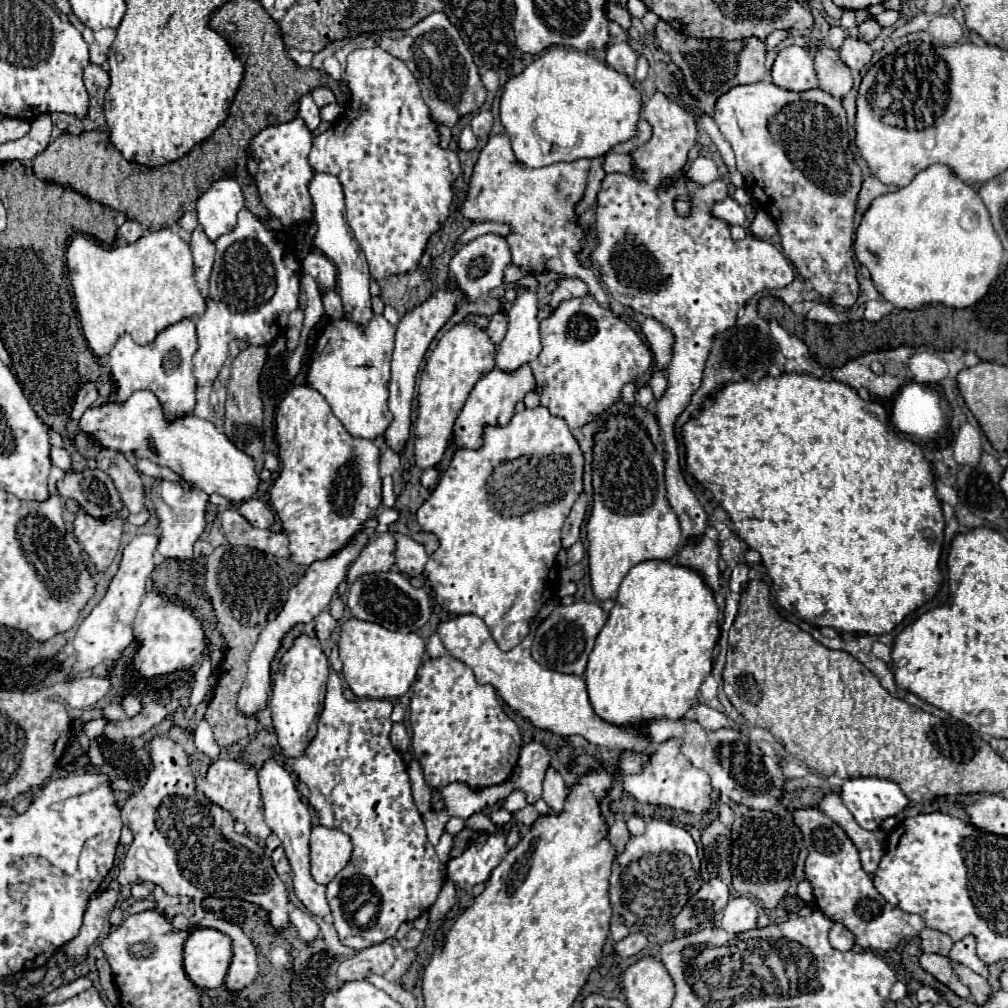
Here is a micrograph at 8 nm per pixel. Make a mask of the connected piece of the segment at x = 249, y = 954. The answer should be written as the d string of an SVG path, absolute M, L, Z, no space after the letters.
M208 915L204 917L200 923L200 927L212 925L214 929L226 933L232 939L232 963L230 969L226 973L226 983L224 987L228 991L242 991L244 987L248 987L258 973L258 963L256 963L256 949L252 945L252 941L244 935L244 931L238 925L232 925L224 919L218 919L216 915Z

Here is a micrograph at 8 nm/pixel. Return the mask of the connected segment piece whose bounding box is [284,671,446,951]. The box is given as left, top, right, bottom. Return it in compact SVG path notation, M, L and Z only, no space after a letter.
M330 671L324 709L318 719L318 733L304 749L302 757L286 757L284 763L300 781L308 785L308 801L320 815L320 825L340 829L352 839L352 857L348 865L326 885L326 899L332 907L334 927L340 941L354 951L362 951L370 945L392 939L400 923L418 919L434 905L446 879L446 865L436 857L436 851L426 837L422 815L418 813L410 793L406 765L390 743L392 703L388 699L366 697L352 703L344 699L342 689L344 683L340 675Z

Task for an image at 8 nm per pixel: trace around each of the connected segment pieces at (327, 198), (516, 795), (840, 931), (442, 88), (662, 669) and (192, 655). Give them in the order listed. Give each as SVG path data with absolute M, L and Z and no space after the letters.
M316 173L310 183L310 195L314 201L314 219L318 225L314 247L318 247L338 267L338 289L340 289L338 295L342 297L344 319L348 319L356 325L366 325L374 317L372 303L370 303L370 291L368 291L370 271L368 271L368 263L364 259L364 253L362 253L362 249L360 249L360 245L358 245L358 241L356 241L356 237L344 217L342 185L334 175Z
M520 789L512 791L512 793L504 799L504 809L508 809L510 813L514 813L514 811L518 811L518 809L526 807L526 805L528 805L526 795L524 795L524 791L520 791Z
M834 923L832 925L832 929L828 933L828 939L830 939L830 945L834 949L840 949L840 951L848 951L848 949L854 947L852 933L844 925L840 925L840 923Z
M444 13L428 15L410 31L412 35L408 33L402 39L382 39L380 47L396 59L402 59L412 71L412 75L418 79L422 97L430 107L434 121L440 125L454 127L462 115L478 111L486 101L486 89L480 81L472 53L464 45L458 29L448 21Z
M642 561L628 571L618 589L618 599L606 625L596 637L584 673L594 713L618 727L644 725L654 719L682 719L696 701L700 683L712 671L712 651L720 635L718 605L704 579L670 561Z
M154 589L146 593L138 609L134 621L134 637L140 643L134 655L134 671L146 679L194 667L208 645L208 639L202 631L202 623L188 609L182 609L176 599L164 597Z

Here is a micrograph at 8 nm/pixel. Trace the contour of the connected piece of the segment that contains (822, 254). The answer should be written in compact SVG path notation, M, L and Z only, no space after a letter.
M764 79L752 85L736 85L728 93L720 95L714 105L714 121L734 149L736 167L744 175L746 191L760 203L760 207L766 209L766 213L770 213L770 217L774 217L782 237L784 255L824 299L842 309L850 309L858 297L852 227L862 175L850 151L846 111L840 99L822 89L802 93L786 91L776 87L770 79Z

